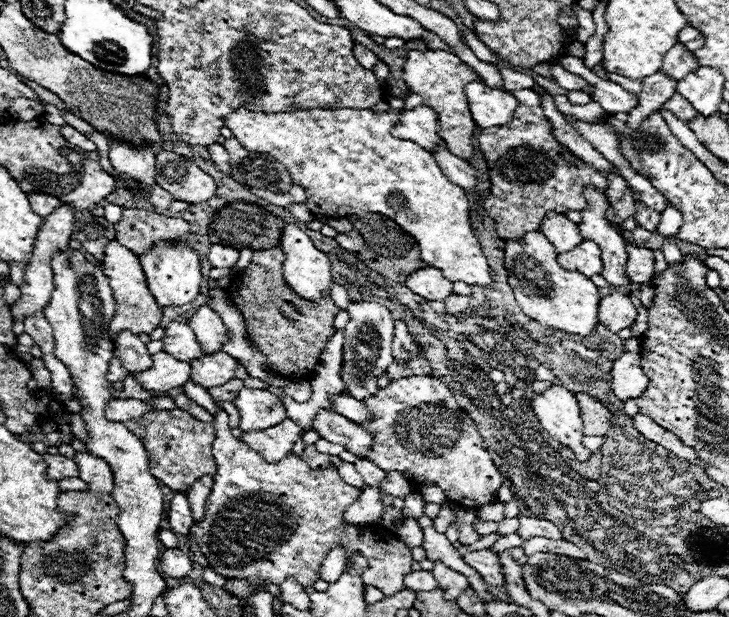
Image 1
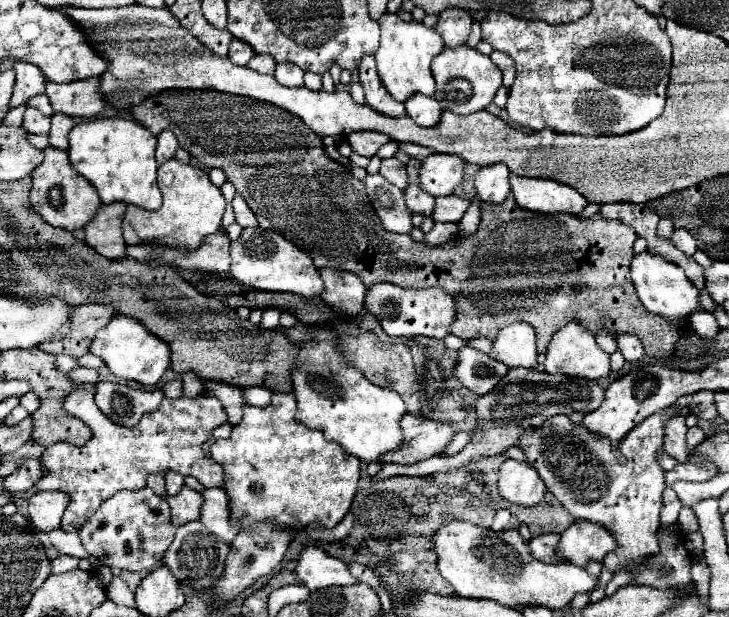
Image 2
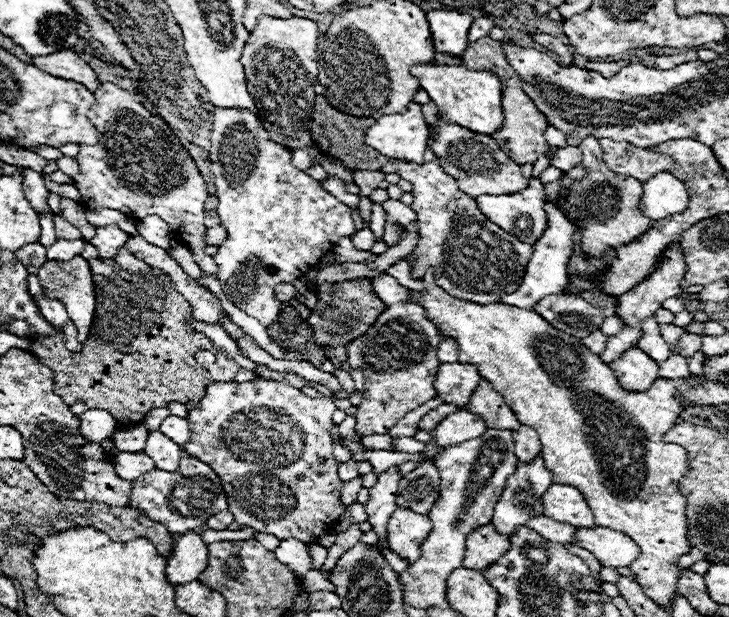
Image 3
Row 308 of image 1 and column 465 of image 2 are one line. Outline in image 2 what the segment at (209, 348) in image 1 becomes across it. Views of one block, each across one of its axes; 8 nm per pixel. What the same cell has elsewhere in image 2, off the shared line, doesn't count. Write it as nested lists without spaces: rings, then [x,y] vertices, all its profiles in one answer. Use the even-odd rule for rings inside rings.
[[[456,194],[442,196],[436,200],[436,210],[432,214],[432,220],[434,222],[460,222],[470,204],[472,200],[460,198]]]

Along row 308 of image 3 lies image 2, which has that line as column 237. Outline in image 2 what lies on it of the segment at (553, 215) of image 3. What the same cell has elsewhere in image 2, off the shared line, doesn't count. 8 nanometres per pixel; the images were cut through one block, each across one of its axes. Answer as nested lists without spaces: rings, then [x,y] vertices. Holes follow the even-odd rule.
[[[206,488],[202,492],[202,508],[200,508],[200,522],[214,532],[224,542],[232,542],[238,534],[238,526],[230,522],[230,506],[226,492],[222,488]]]

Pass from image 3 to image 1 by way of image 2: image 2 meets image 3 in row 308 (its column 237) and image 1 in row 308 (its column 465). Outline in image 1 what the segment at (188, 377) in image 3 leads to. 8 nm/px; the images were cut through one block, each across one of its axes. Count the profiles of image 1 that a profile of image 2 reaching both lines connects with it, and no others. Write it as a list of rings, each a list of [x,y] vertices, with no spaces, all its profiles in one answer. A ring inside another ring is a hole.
[[[258,250],[254,252],[252,264],[246,272],[238,274],[232,284],[226,288],[230,302],[244,316],[244,324],[256,346],[266,354],[268,362],[276,372],[286,378],[306,378],[314,370],[318,356],[322,354],[328,336],[334,334],[334,318],[340,312],[330,296],[324,296],[316,302],[306,302],[290,290],[282,276],[282,250]]]

